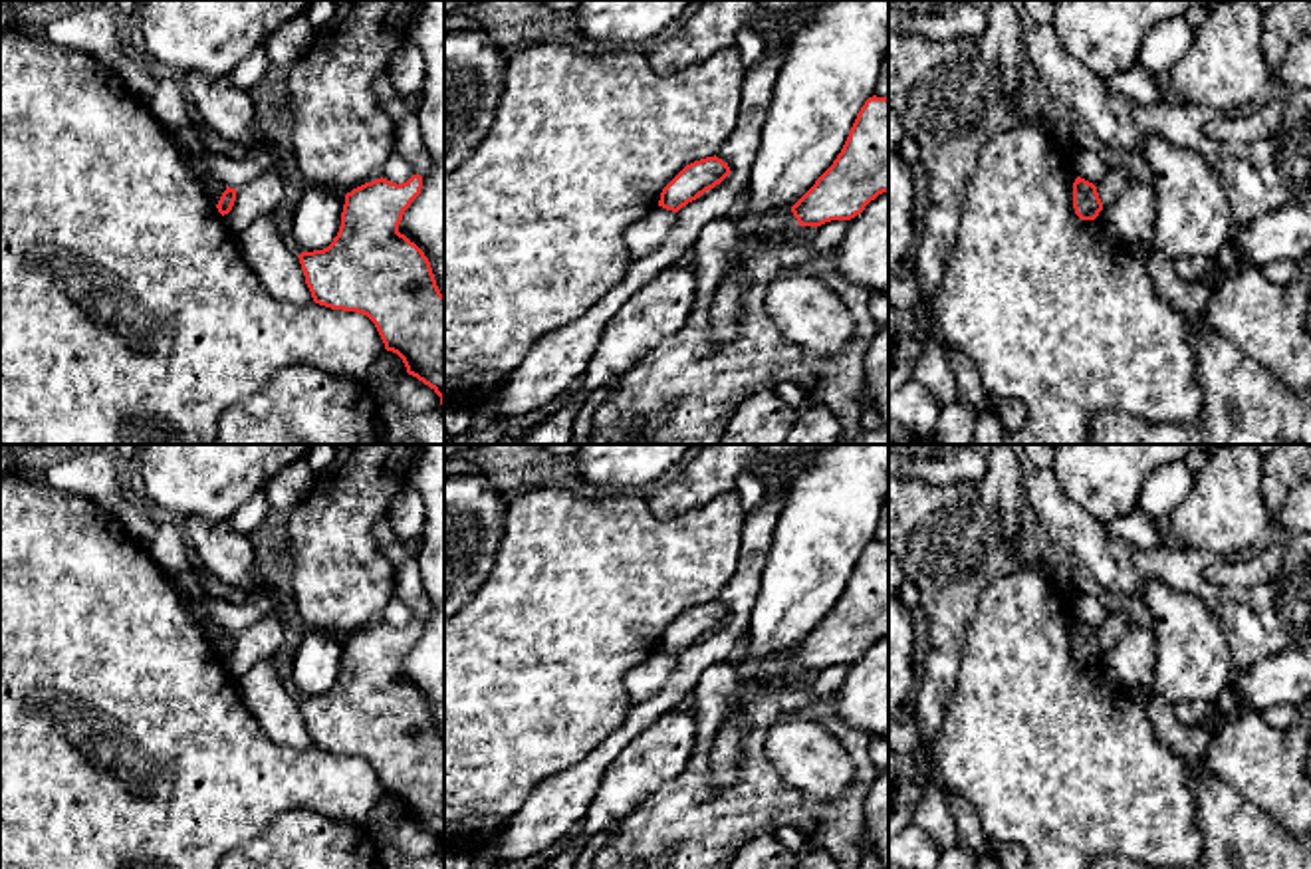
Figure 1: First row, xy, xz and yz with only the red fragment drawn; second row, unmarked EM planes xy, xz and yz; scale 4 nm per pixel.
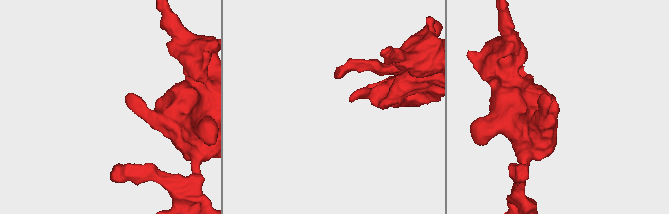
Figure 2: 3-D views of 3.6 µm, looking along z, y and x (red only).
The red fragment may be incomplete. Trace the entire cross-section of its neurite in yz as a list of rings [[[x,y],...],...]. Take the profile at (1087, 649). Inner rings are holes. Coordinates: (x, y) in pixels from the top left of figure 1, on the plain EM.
[[[1111,609],[1107,621],[1093,629],[1081,621],[1073,627],[1073,653],[1081,665],[1095,665],[1105,651],[1115,649],[1134,625],[1121,609]]]

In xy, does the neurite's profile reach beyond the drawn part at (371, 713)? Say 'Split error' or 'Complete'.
Complete

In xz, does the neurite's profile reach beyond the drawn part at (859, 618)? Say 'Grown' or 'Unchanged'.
Unchanged

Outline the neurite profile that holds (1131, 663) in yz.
[[[1132,627],[1115,649],[1099,657],[1097,665],[1125,688],[1150,686],[1154,681],[1154,657],[1154,627]]]

